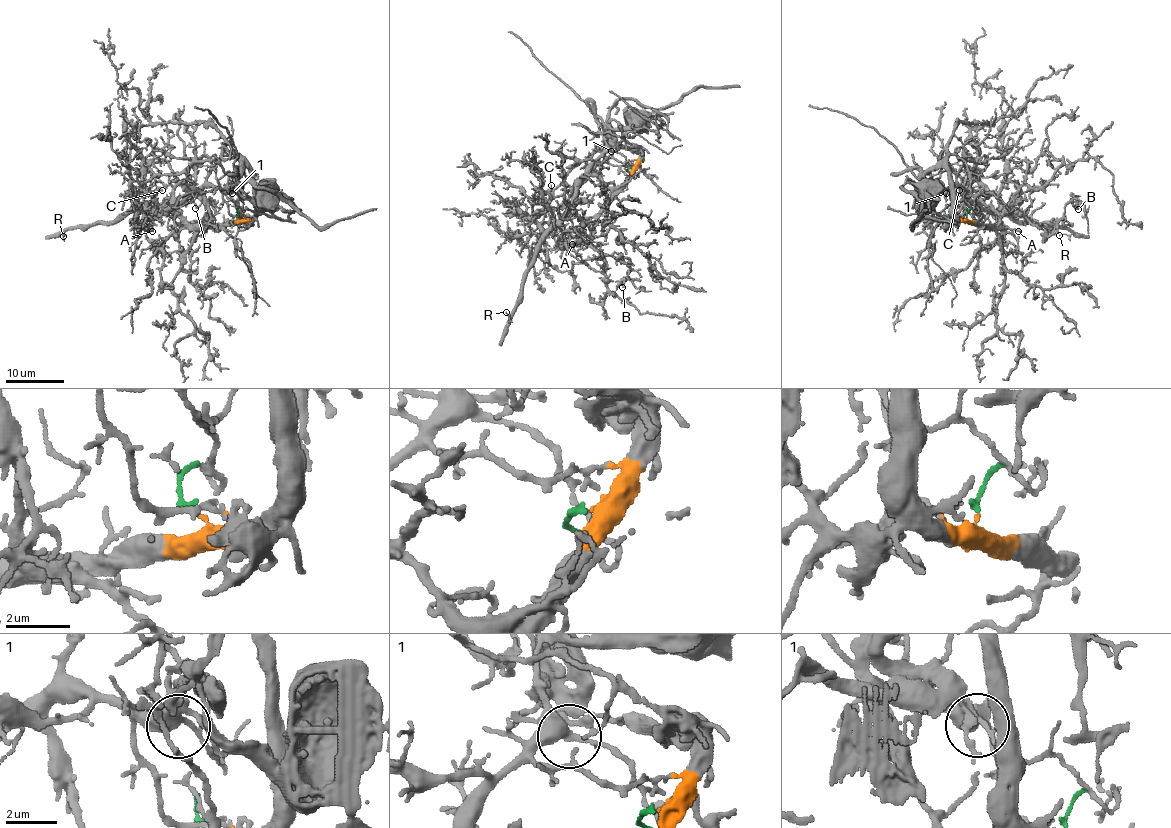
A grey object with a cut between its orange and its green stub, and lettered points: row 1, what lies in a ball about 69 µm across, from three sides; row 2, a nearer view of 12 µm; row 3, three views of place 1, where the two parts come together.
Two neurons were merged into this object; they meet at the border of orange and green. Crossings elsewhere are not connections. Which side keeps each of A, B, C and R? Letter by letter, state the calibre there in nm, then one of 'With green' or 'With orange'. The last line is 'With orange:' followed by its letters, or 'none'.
A: Thickness 220 nm. With green
B: Thickness 140 nm. With orange
C: Thickness 90 nm. With orange
R: Thickness 100 nm. With green
With orange: B, C

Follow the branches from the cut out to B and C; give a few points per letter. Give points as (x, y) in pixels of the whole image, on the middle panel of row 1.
B: (631, 168), (631, 177), (589, 221), (592, 247), (626, 263), (631, 270), (622, 287)
C: (631, 168), (631, 177), (577, 236), (564, 238), (549, 229), (551, 212), (536, 193), (547, 191), (551, 184)

